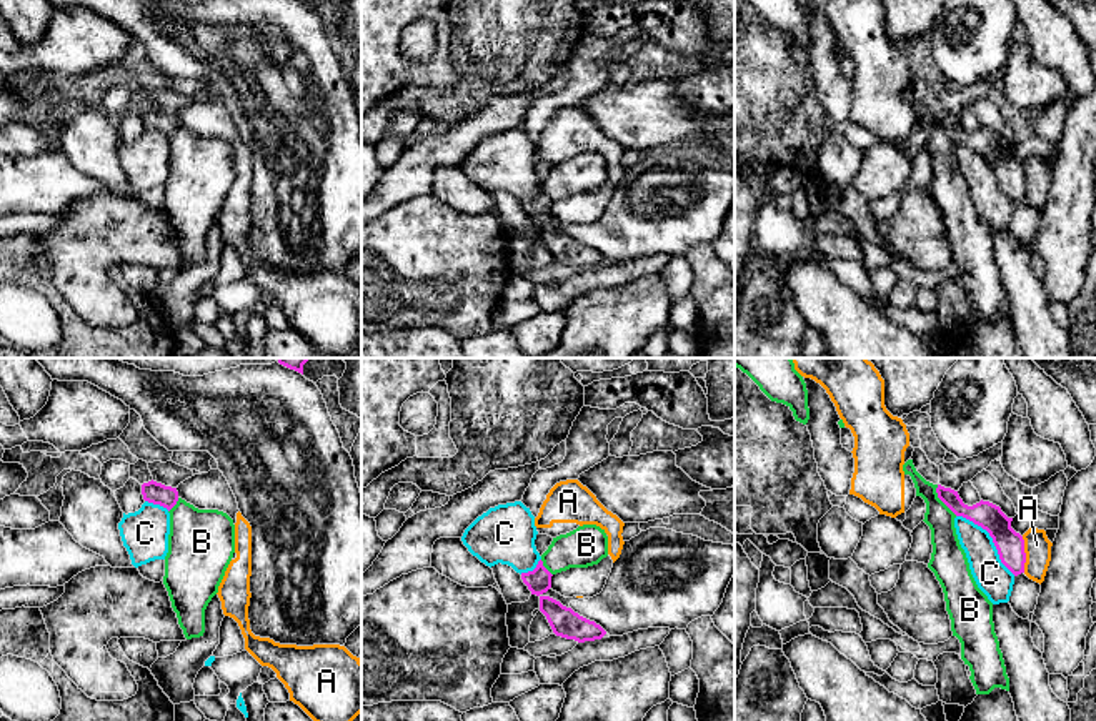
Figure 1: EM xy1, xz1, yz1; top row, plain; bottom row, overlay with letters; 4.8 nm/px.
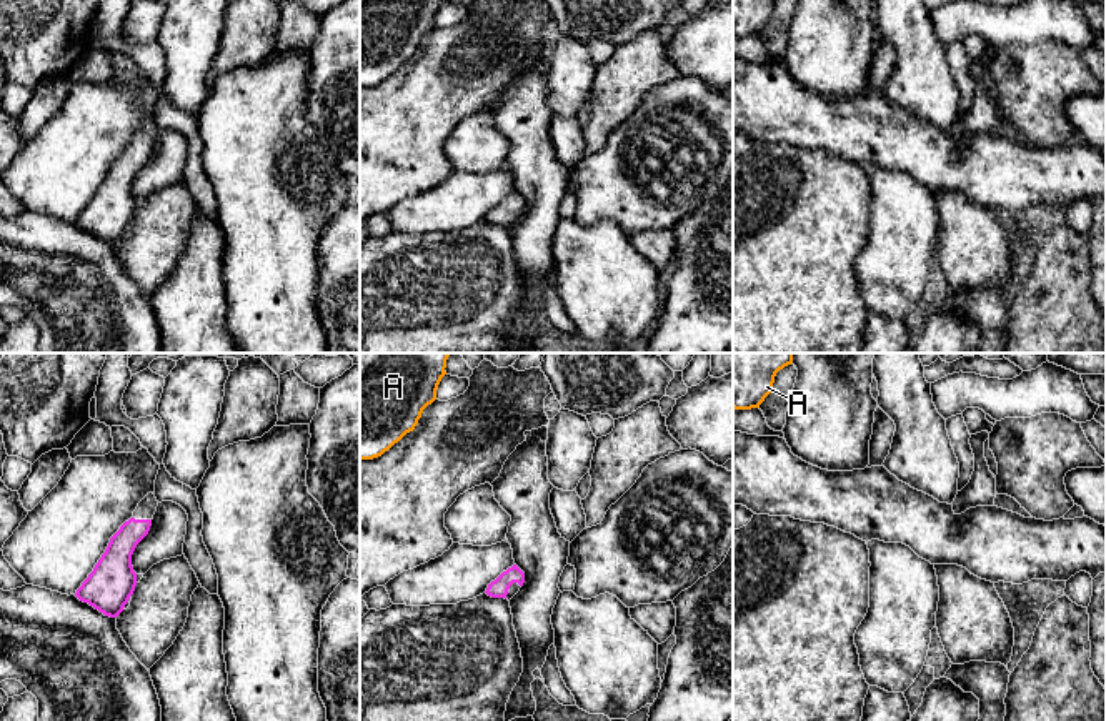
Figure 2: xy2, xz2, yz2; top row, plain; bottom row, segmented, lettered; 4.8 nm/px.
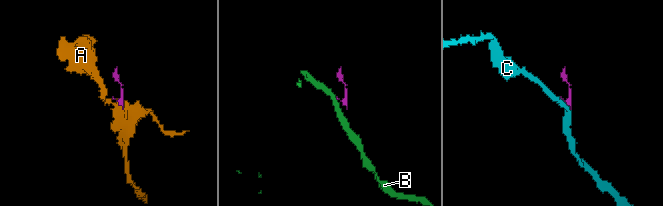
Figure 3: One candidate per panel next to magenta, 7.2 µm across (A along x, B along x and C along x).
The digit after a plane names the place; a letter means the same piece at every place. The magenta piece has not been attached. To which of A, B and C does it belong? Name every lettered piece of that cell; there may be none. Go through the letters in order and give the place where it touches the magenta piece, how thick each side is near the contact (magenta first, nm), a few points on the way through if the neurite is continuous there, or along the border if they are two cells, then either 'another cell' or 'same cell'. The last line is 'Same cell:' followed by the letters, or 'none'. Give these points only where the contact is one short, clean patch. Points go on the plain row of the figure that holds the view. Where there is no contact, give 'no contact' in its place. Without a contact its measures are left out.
A: contact yz1 (1025, 182); calibres 140 and 130 nm; border yz1 (1021, 164), (1025, 198); another cell
B: contact yz1 (941, 127); calibres 130 and 140 nm; border yz1 (936, 112), (936, 122), (956, 142); another cell
C: contact yz1 (991, 164); calibres 140 and 170 nm; another cell
Same cell: none

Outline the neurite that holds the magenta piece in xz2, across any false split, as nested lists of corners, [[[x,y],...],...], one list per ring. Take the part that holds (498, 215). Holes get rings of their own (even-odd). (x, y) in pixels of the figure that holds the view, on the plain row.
[[[513,191],[511,195],[503,198],[495,208],[491,208],[485,220],[491,225],[505,225],[510,228],[520,218],[523,210],[525,200],[516,191]]]

